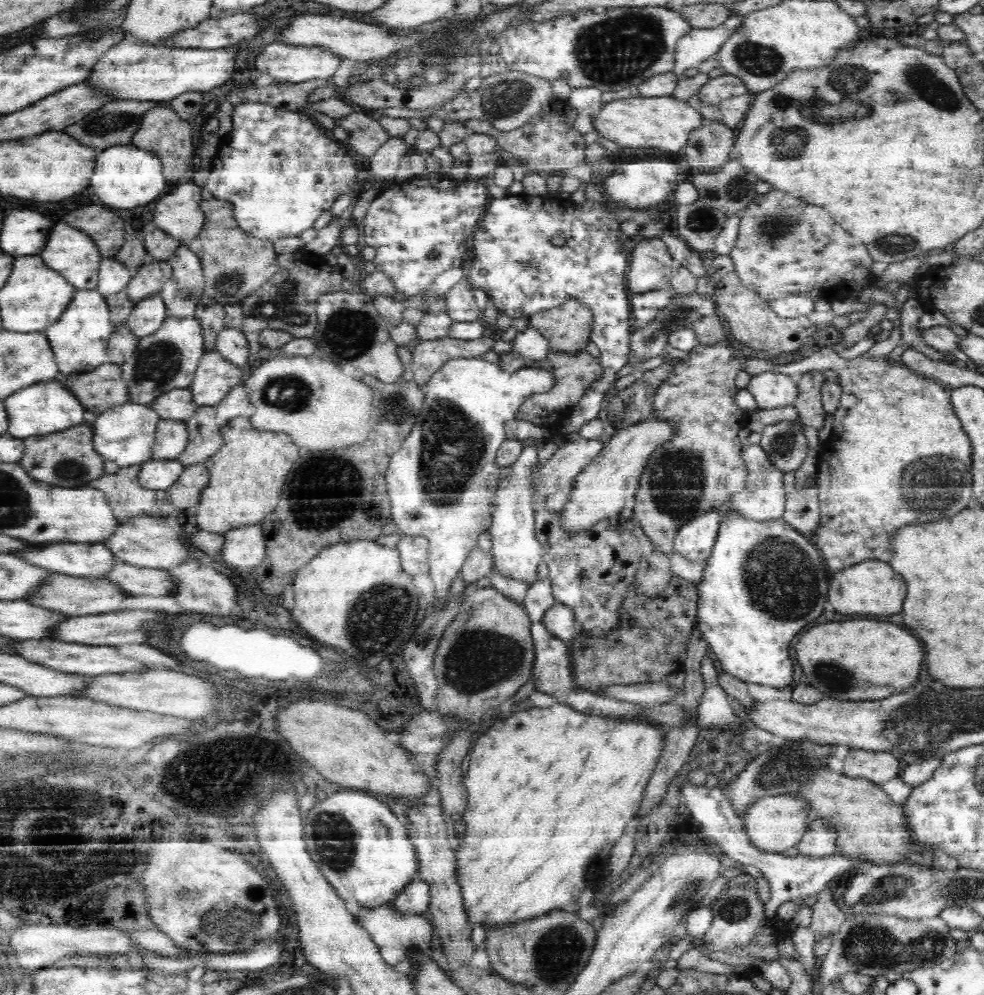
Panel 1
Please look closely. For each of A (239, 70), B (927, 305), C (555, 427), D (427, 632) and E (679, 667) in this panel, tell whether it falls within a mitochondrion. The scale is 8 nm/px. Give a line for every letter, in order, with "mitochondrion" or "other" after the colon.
A: other
B: other
C: other
D: mitochondrion
E: other

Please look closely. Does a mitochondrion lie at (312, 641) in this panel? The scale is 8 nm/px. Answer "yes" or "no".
no

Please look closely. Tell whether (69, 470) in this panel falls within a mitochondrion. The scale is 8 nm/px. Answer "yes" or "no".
yes

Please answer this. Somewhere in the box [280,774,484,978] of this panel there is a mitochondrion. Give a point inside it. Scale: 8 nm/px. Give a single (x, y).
(334, 837)

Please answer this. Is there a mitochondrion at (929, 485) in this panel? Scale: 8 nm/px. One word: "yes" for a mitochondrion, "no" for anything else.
yes

